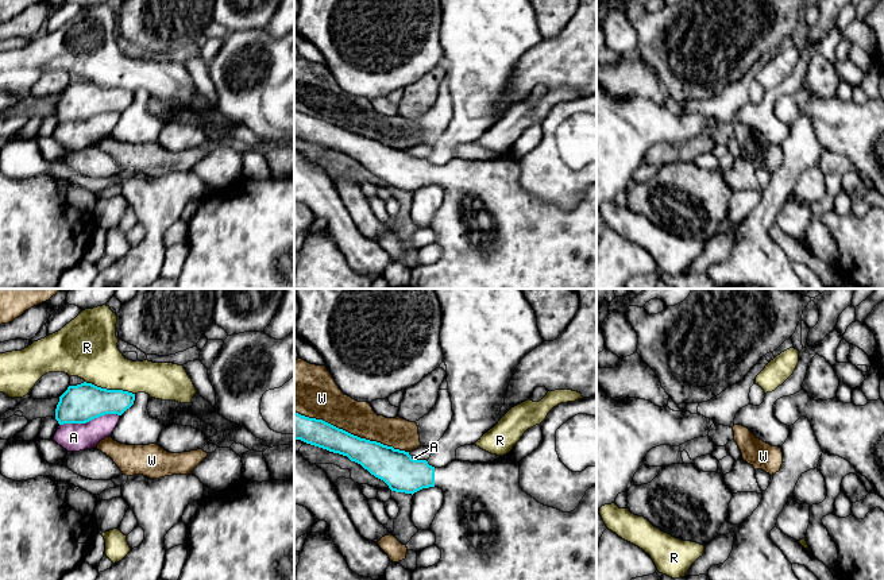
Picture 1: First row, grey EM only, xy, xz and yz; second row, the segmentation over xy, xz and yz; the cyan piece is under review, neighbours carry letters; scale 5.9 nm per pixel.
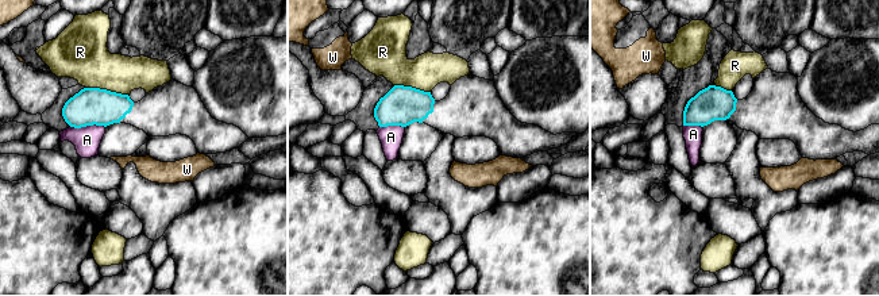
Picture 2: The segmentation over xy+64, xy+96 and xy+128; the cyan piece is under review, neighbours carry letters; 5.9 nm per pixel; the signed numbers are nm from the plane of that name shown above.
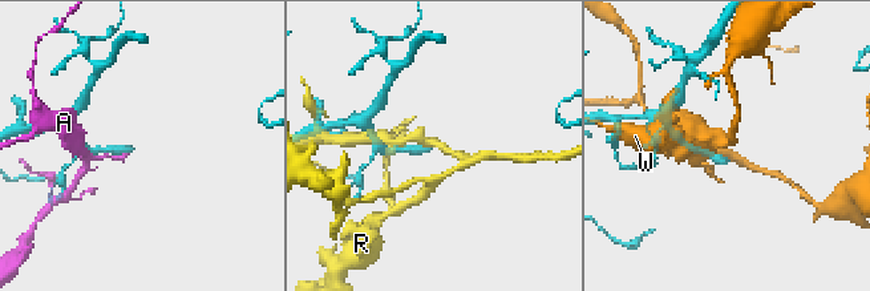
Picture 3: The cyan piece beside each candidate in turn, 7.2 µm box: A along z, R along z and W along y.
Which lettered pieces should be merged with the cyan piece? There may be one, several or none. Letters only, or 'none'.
none

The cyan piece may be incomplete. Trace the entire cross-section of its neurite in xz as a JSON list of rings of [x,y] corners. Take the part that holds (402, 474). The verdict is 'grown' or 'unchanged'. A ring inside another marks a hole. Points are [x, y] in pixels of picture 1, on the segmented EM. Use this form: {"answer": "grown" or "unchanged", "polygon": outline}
{"answer": "grown", "polygon": [[[296,411],[294,440],[347,456],[383,480],[391,491],[413,495],[429,487],[443,490],[444,503],[429,529],[436,534],[435,545],[441,550],[441,558],[432,567],[416,568],[412,572],[412,580],[597,580],[597,487],[586,491],[574,511],[563,513],[538,503],[522,491],[520,463],[514,460],[494,463],[455,460],[445,467],[435,468],[426,460],[414,460],[409,452],[360,438],[323,419],[309,418]]]}

